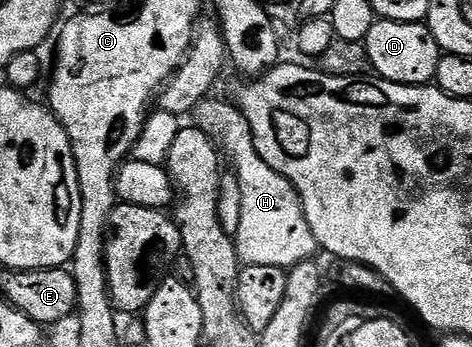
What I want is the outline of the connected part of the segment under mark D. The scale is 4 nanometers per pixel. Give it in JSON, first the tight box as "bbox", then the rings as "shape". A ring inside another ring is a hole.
{"bbox":[365,18,441,86],"shape":[[[388,18],[377,20],[373,28],[369,28],[365,45],[378,77],[406,86],[434,83],[441,51],[433,32],[423,22],[394,22]]]}

